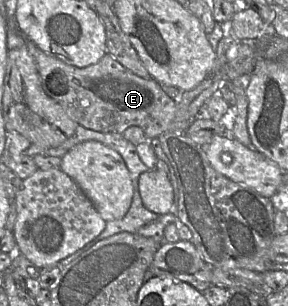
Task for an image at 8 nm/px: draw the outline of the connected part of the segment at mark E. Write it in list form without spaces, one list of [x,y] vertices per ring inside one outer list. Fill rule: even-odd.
[[[26,40],[41,86],[47,96],[60,104],[78,125],[101,133],[123,134],[131,126],[140,127],[147,139],[158,138],[167,131],[184,131],[193,120],[177,119],[177,103],[153,78],[142,78],[121,65],[110,54],[93,65],[78,68],[47,55]]]

